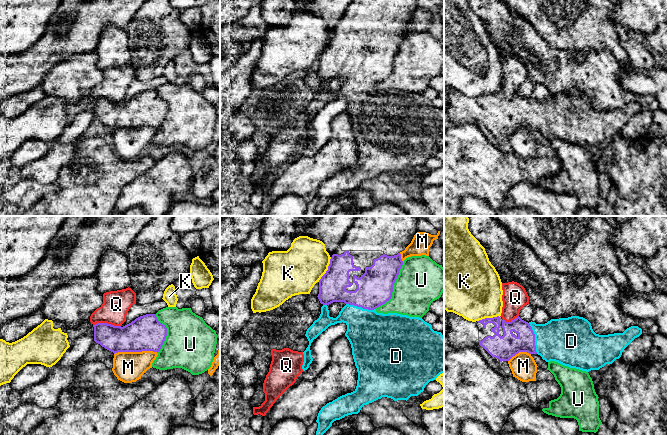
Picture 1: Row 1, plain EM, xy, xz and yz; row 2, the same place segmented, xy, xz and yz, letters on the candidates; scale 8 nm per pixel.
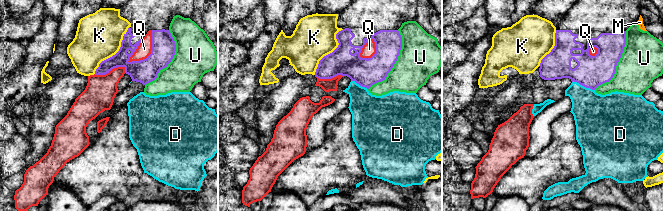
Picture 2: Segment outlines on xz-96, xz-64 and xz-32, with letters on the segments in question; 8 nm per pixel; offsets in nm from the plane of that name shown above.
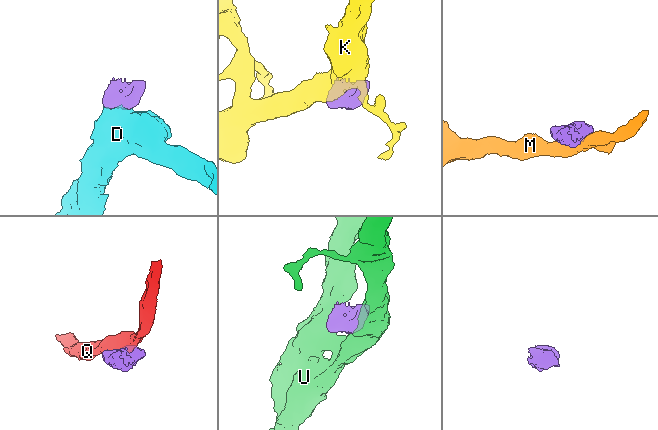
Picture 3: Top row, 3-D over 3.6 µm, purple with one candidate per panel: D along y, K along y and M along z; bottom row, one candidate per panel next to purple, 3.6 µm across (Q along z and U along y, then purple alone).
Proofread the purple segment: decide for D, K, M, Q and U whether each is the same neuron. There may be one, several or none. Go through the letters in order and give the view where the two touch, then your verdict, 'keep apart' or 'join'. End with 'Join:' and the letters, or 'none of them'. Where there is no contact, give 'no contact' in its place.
D: yz | join
K: xz | keep apart
M: xy | keep apart
Q: xy | keep apart
U: xz | keep apart
Join: D

